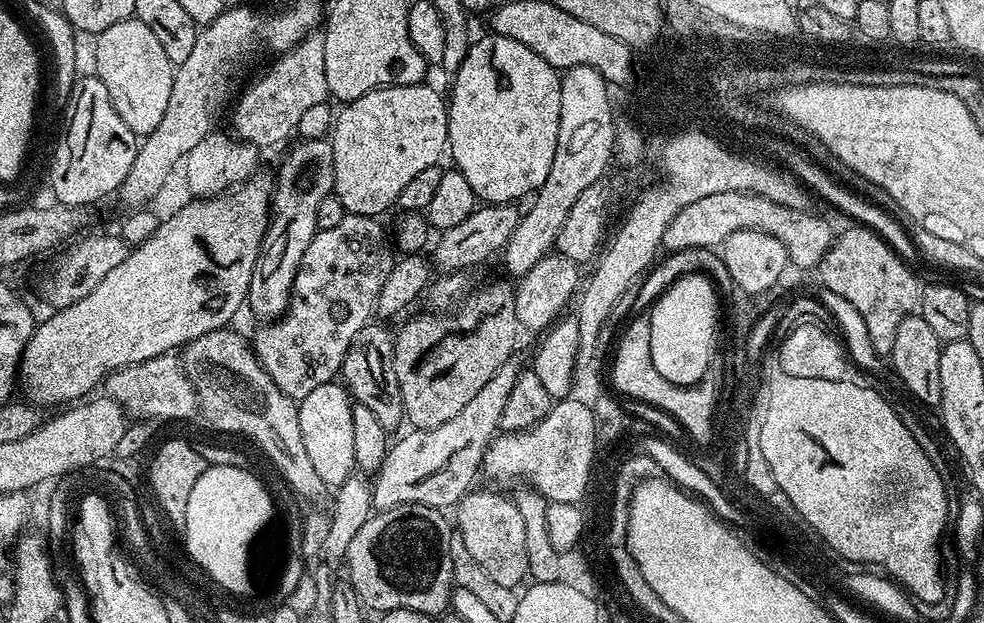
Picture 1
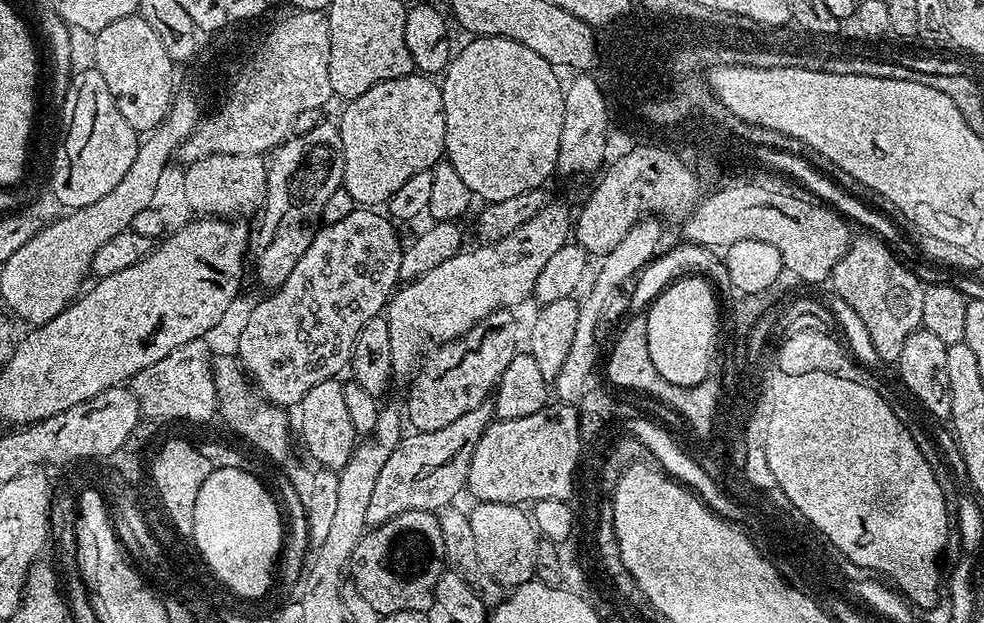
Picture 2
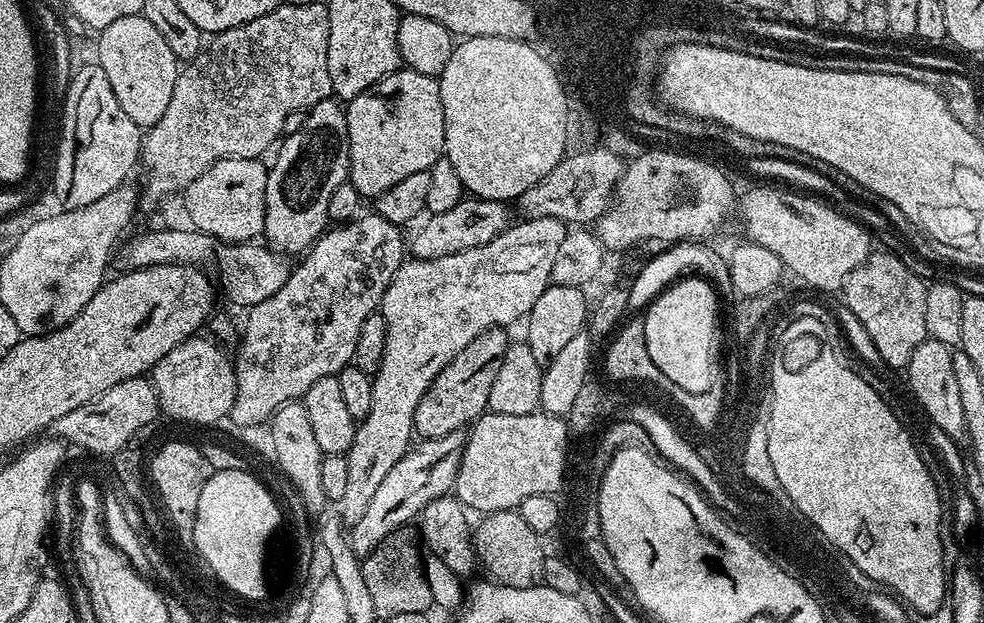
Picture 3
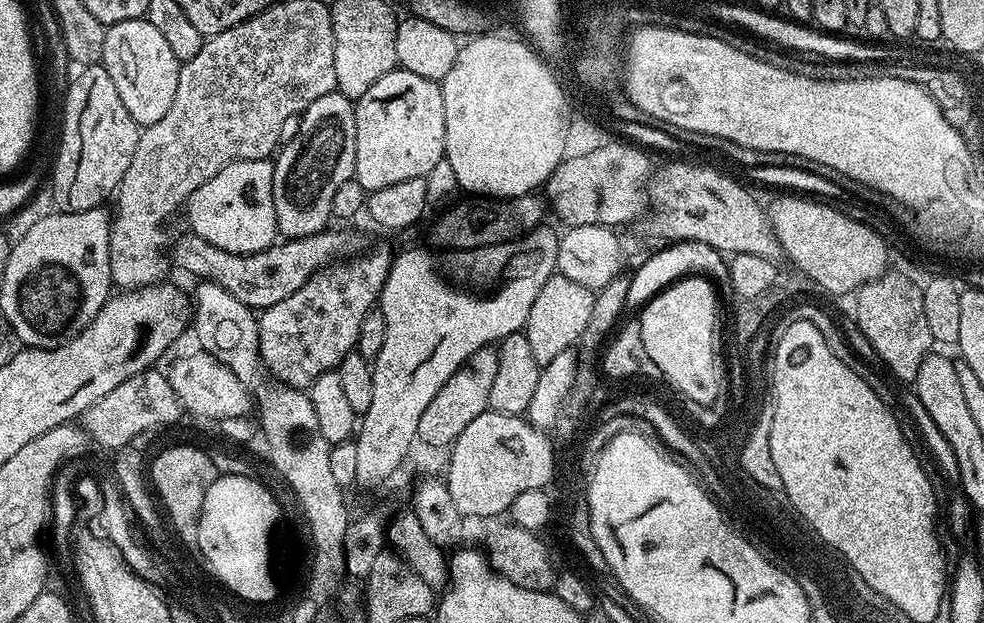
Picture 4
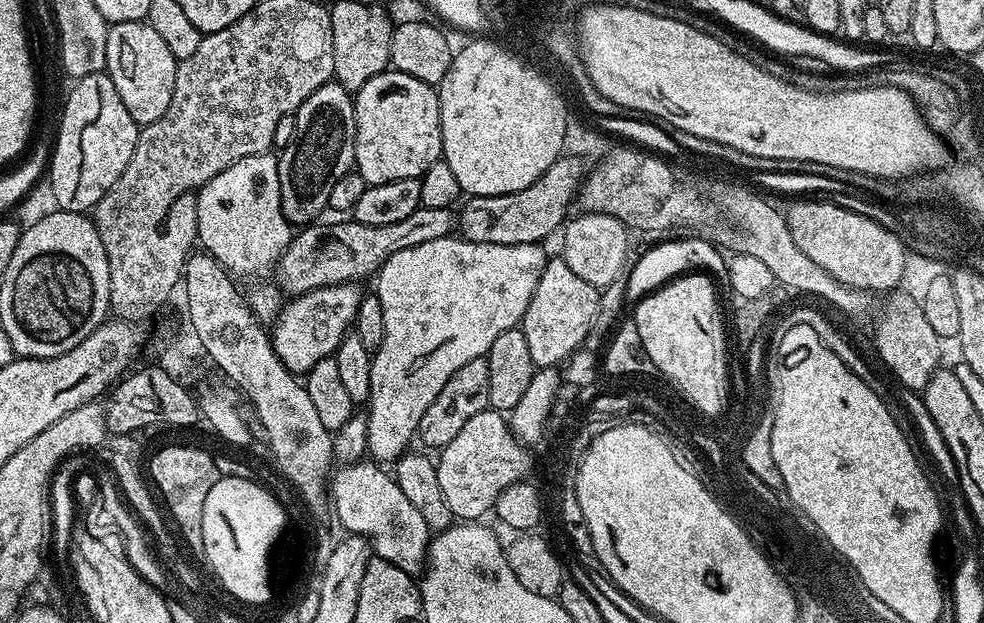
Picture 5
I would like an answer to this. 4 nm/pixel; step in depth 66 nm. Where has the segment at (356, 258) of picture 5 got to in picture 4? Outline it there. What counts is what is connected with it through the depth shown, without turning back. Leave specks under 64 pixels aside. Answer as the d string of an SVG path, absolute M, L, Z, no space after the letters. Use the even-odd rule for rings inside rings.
M325 230L310 234L306 238L277 242L265 252L245 256L218 250L218 246L210 246L206 238L185 234L177 240L175 237L170 248L170 260L175 267L177 264L182 271L189 272L195 278L210 280L224 290L230 290L230 294L234 294L234 298L238 298L238 302L248 308L263 310L290 297L290 294L301 289L316 272L321 272L333 262L347 257L351 248L359 246L360 240L354 233L332 231Z

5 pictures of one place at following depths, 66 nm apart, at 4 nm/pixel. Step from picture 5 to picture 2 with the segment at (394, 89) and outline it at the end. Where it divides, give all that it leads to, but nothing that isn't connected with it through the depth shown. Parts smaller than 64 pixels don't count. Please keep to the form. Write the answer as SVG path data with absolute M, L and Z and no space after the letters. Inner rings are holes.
M413 74L411 76L387 80L386 82L378 82L378 86L370 86L370 90L366 90L366 94L347 101L347 103L343 105L344 113L341 114L340 120L338 119L338 127L342 134L342 154L344 155L344 182L342 186L348 191L350 198L354 198L354 202L357 206L387 205L389 198L392 197L413 174L427 172L440 163L442 157L445 155L444 135L446 134L444 107L442 106L442 94L440 93L440 89L441 85L437 83L435 79L423 74Z

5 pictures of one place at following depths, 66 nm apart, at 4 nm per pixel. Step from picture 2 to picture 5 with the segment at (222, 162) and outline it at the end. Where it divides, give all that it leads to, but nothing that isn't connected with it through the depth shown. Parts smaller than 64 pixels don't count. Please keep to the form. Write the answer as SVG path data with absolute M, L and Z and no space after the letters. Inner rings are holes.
M266 151L250 158L238 158L238 162L214 174L214 178L195 193L199 247L236 278L271 277L294 235L293 225L282 214L278 159L272 155L271 151Z

